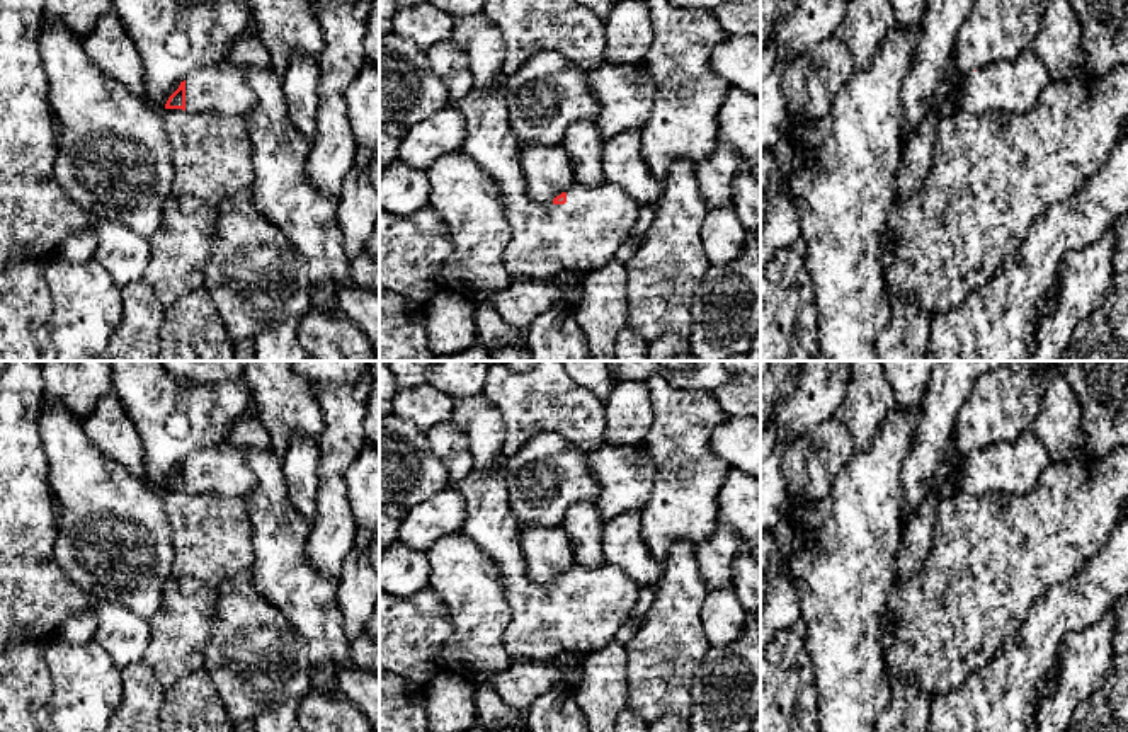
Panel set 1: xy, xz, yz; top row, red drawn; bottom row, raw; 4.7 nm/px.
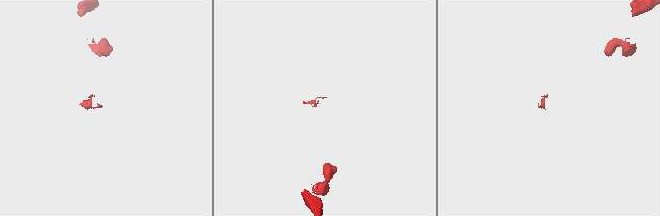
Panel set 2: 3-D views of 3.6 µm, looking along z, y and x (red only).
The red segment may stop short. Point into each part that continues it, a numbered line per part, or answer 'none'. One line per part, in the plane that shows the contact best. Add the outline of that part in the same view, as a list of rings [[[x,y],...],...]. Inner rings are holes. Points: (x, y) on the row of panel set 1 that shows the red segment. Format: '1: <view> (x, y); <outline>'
1: xy (220, 87); [[[223,63],[201,66],[185,78],[187,112],[245,116],[255,104],[257,95],[238,66]]]

